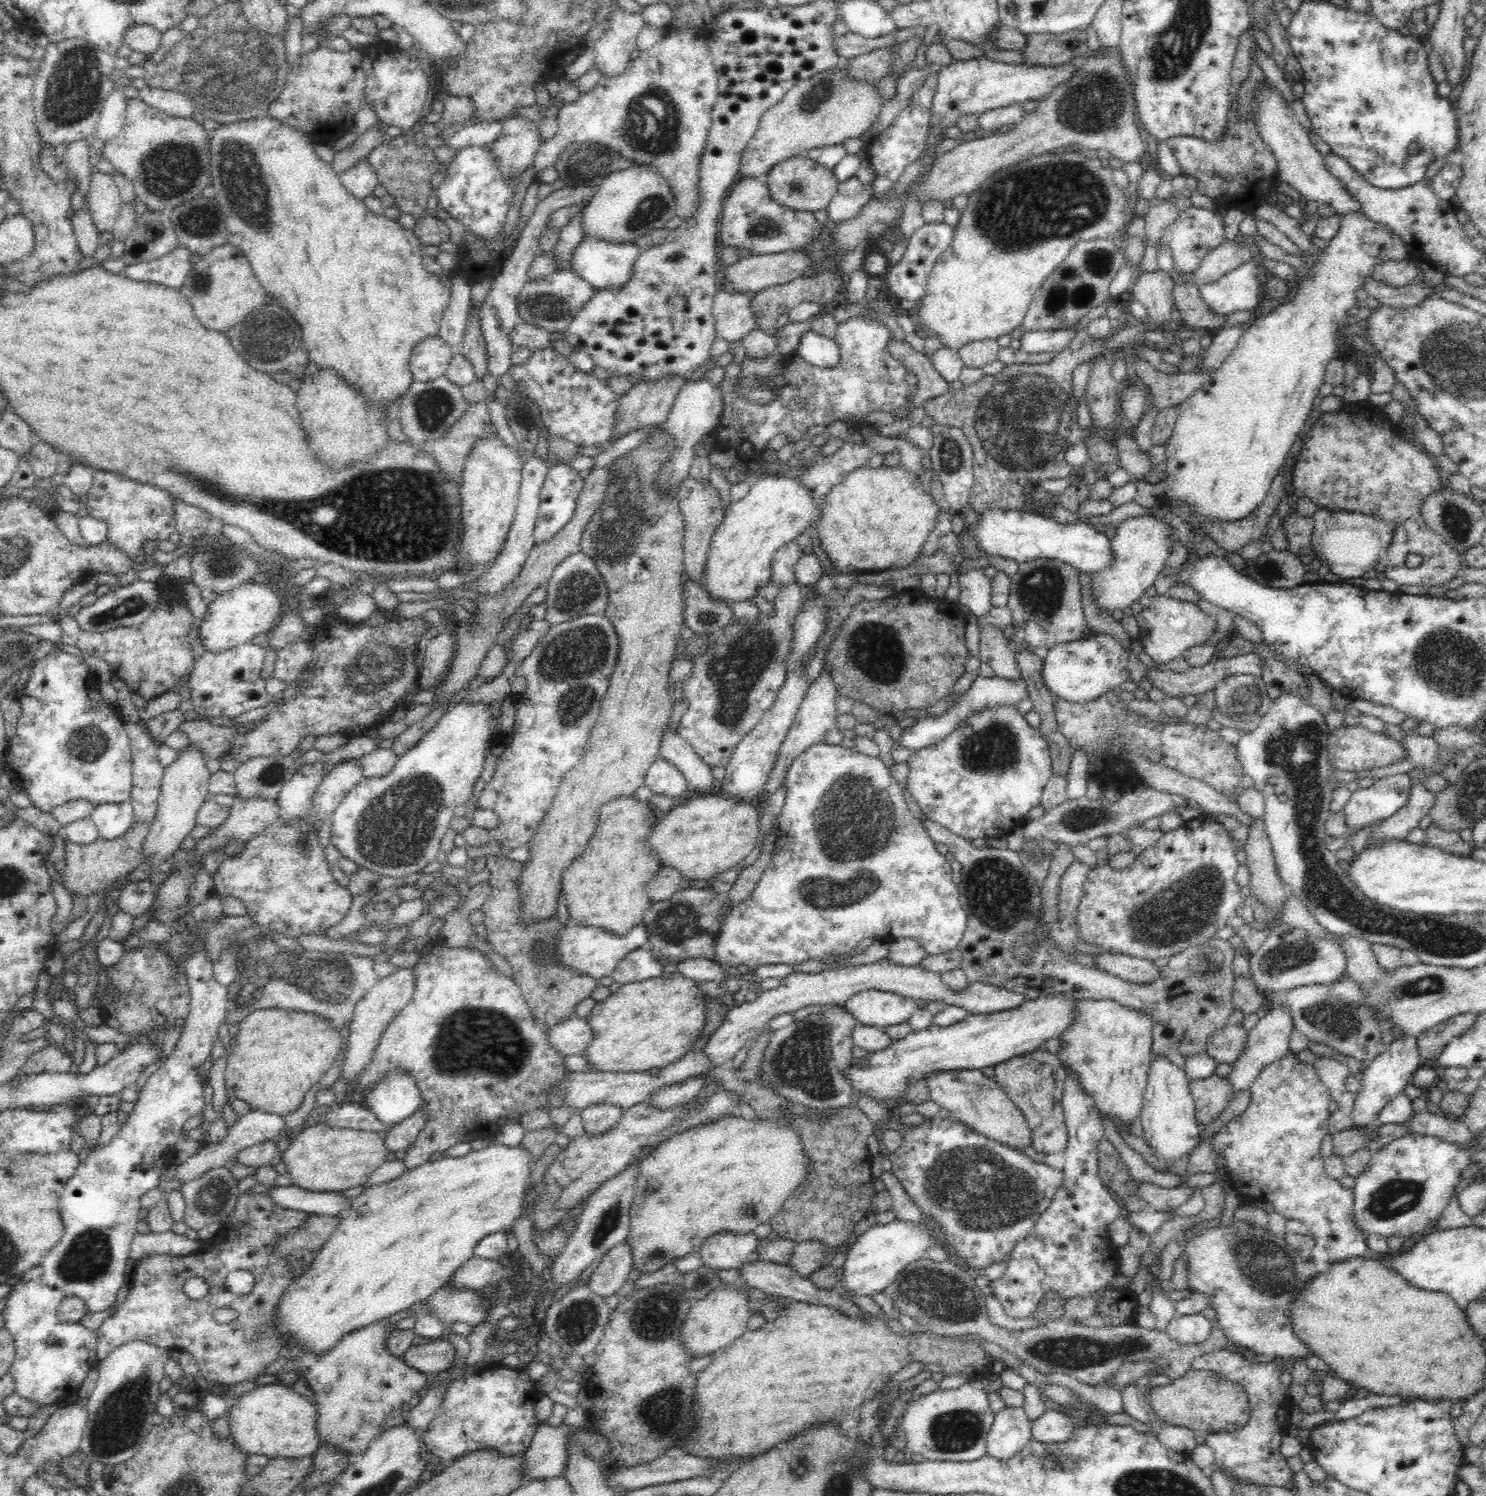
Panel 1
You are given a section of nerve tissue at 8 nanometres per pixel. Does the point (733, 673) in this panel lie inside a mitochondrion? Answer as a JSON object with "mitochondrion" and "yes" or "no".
{"mitochondrion":"yes"}

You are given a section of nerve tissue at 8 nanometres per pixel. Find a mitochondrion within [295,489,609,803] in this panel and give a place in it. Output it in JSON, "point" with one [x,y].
{"point":[371,669]}

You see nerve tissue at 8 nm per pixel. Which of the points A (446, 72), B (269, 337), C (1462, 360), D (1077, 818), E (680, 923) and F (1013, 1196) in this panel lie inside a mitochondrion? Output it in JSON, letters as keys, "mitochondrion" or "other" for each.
{"A":"other","B":"mitochondrion","C":"mitochondrion","D":"mitochondrion","E":"mitochondrion","F":"mitochondrion"}

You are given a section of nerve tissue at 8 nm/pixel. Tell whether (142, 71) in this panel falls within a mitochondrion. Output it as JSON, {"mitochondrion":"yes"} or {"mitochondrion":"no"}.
{"mitochondrion":"no"}

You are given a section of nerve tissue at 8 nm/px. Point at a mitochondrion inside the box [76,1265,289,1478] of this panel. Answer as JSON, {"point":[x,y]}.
{"point":[117,1426]}

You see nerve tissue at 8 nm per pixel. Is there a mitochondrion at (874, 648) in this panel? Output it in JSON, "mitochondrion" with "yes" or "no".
{"mitochondrion":"yes"}

